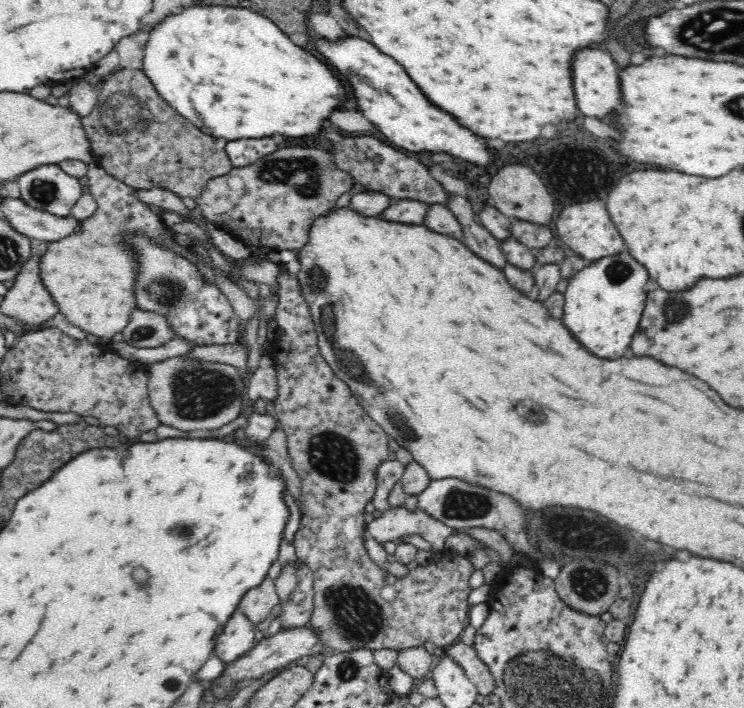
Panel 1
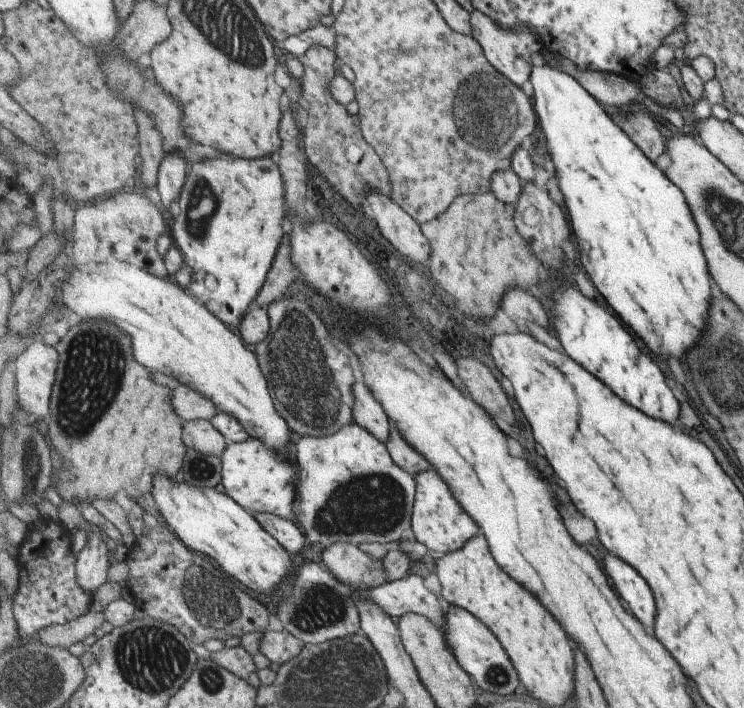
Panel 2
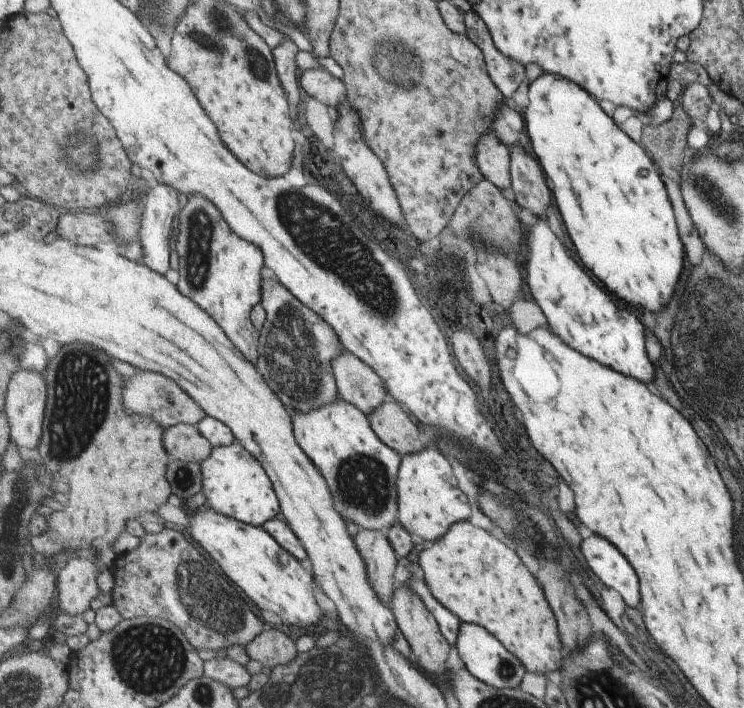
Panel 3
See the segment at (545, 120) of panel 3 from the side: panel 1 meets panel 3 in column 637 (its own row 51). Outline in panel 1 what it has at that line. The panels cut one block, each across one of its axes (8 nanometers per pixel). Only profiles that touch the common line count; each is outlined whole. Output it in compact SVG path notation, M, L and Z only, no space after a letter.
M190 4L181 8L182 10L167 15L157 26L148 30L150 35L143 46L144 60L142 60L140 71L148 77L150 84L154 85L158 96L162 97L170 108L187 118L202 133L226 142L262 138L262 136L270 136L274 132L278 132L282 136L308 136L308 134L318 134L320 122L324 118L328 118L332 110L342 108L342 102L346 100L346 90L340 84L340 80L330 72L330 68L326 64L322 64L318 58L314 58L310 52L302 50L300 46L292 44L292 40L288 40L288 36L266 16L260 16L248 8L234 8L234 6L193 6Z

